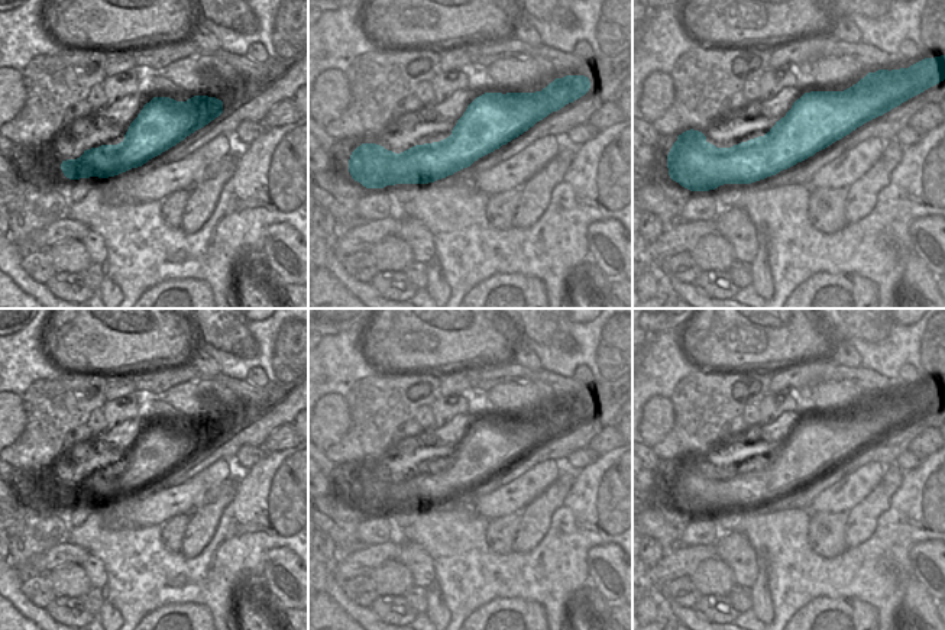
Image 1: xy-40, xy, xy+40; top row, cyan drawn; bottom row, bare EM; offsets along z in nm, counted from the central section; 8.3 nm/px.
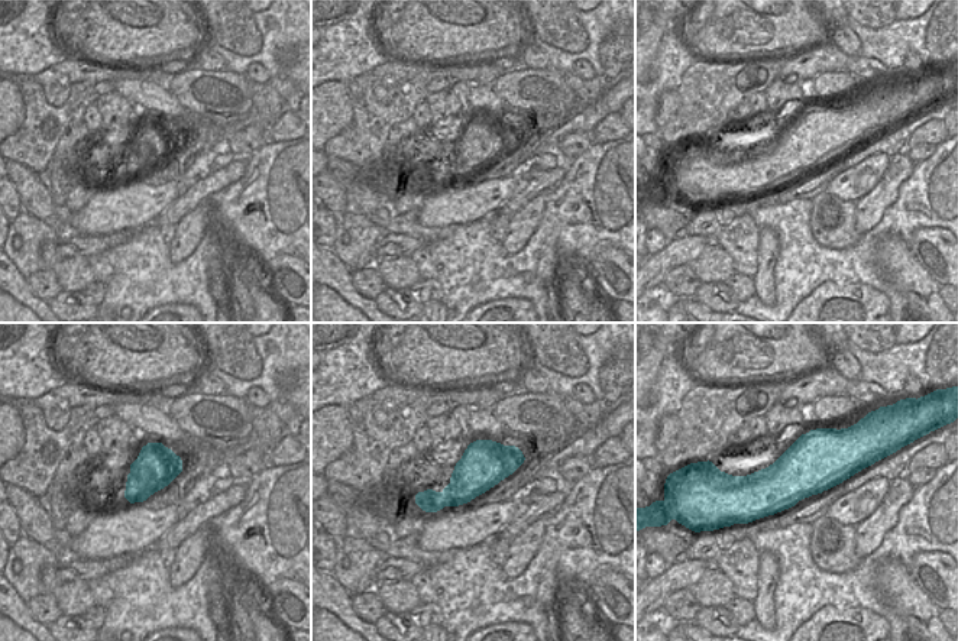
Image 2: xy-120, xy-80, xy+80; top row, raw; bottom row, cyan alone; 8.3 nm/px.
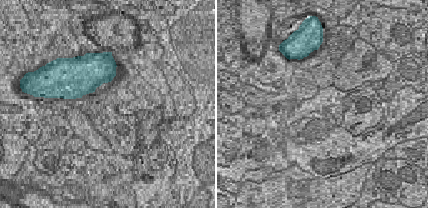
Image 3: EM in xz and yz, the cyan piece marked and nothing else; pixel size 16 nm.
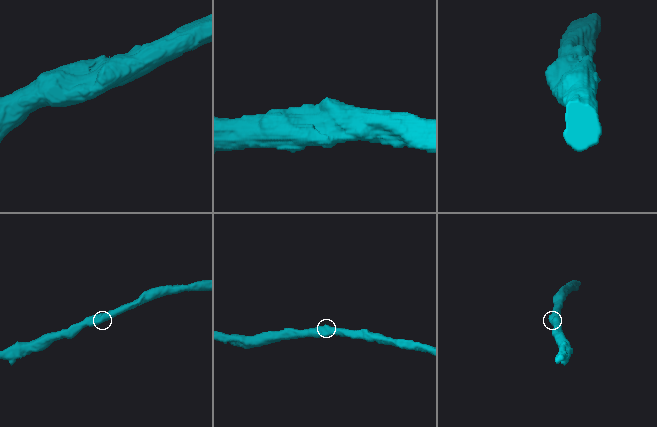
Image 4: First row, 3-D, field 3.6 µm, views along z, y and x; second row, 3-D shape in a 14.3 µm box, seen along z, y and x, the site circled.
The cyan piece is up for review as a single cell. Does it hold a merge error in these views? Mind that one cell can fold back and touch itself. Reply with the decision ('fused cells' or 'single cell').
single cell

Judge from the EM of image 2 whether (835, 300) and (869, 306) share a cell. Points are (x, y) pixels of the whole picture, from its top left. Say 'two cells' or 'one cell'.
one cell

